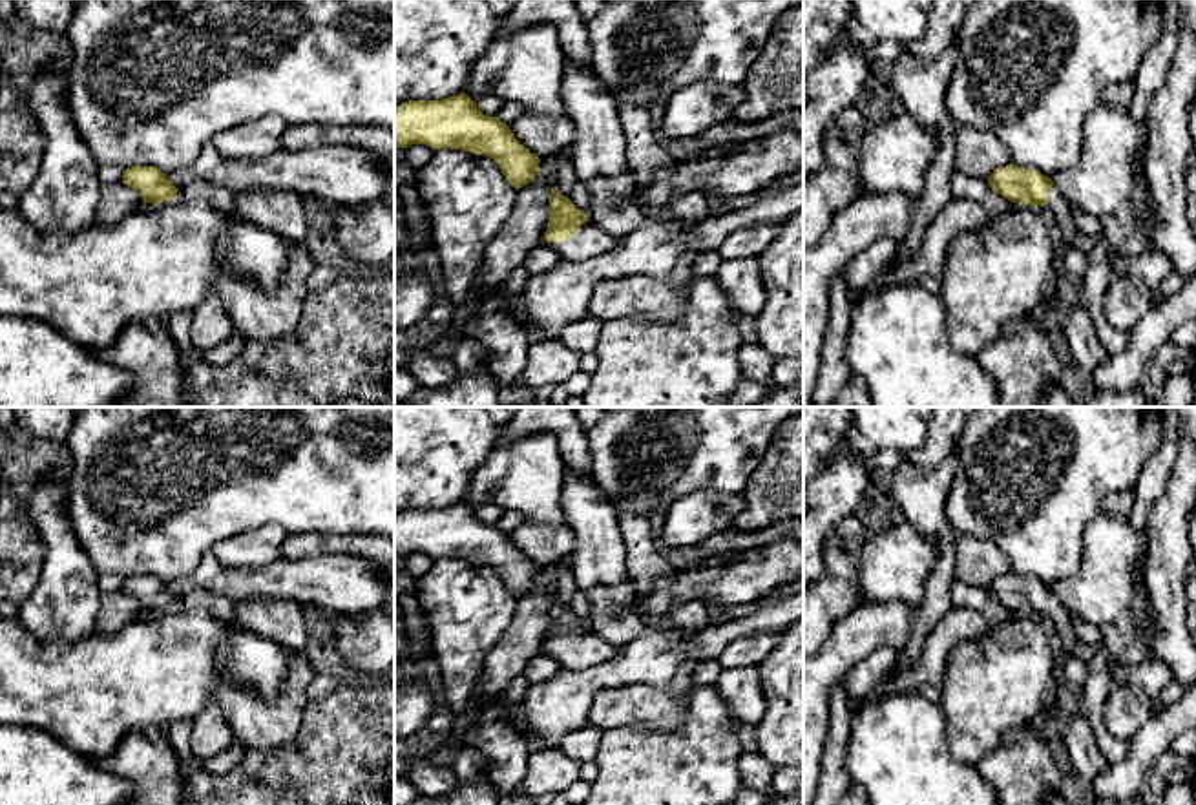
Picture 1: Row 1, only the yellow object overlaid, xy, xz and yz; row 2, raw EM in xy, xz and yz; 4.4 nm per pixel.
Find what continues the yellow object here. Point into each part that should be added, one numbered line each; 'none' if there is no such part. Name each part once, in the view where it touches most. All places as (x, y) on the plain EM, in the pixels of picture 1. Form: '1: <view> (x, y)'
1: xz (590, 650)

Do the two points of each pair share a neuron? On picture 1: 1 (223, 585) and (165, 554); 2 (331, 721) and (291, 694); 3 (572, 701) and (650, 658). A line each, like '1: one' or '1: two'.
1: two
2: two
3: one

